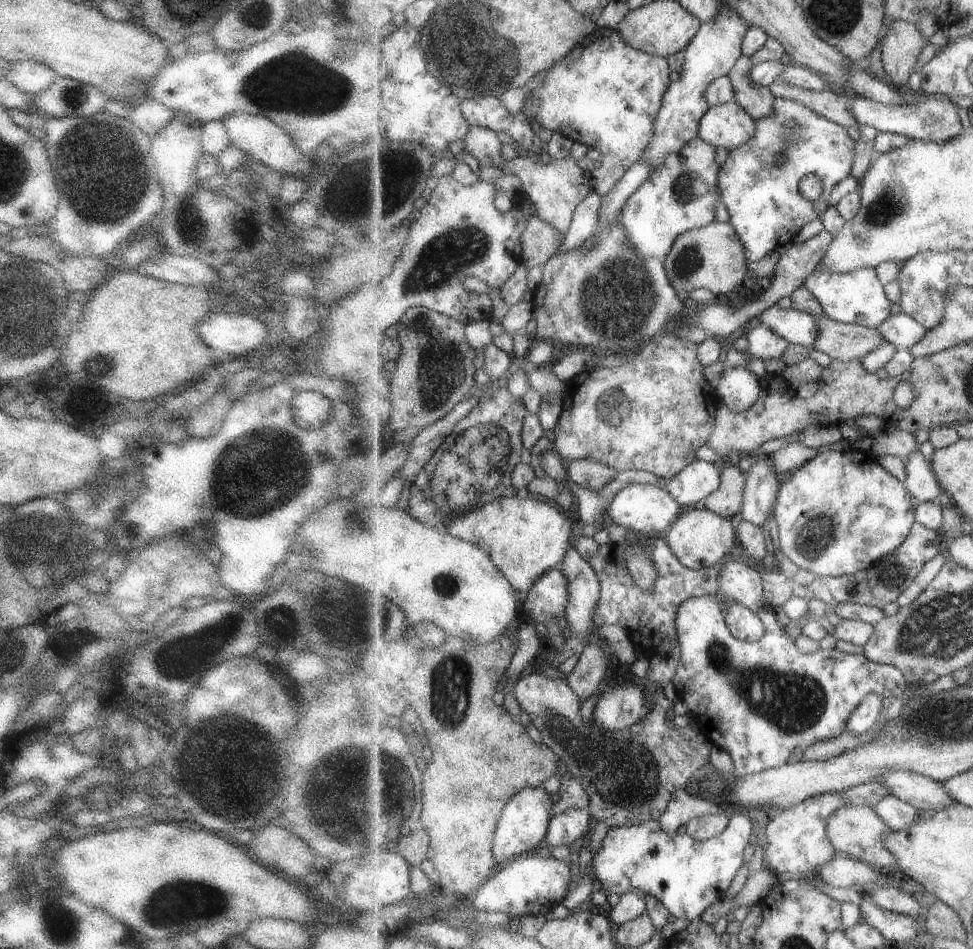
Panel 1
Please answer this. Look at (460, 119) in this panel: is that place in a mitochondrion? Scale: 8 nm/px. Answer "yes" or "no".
no

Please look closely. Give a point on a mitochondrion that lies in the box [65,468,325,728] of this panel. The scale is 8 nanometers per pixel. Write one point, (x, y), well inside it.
(189, 657)

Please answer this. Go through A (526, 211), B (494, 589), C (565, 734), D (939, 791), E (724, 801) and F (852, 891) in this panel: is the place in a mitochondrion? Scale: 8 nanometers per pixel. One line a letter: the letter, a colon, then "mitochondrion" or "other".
A: other
B: other
C: mitochondrion
D: other
E: other
F: other

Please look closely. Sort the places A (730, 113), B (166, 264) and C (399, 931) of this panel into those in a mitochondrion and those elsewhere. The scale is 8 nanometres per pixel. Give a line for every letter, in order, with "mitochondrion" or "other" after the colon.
A: other
B: other
C: other

